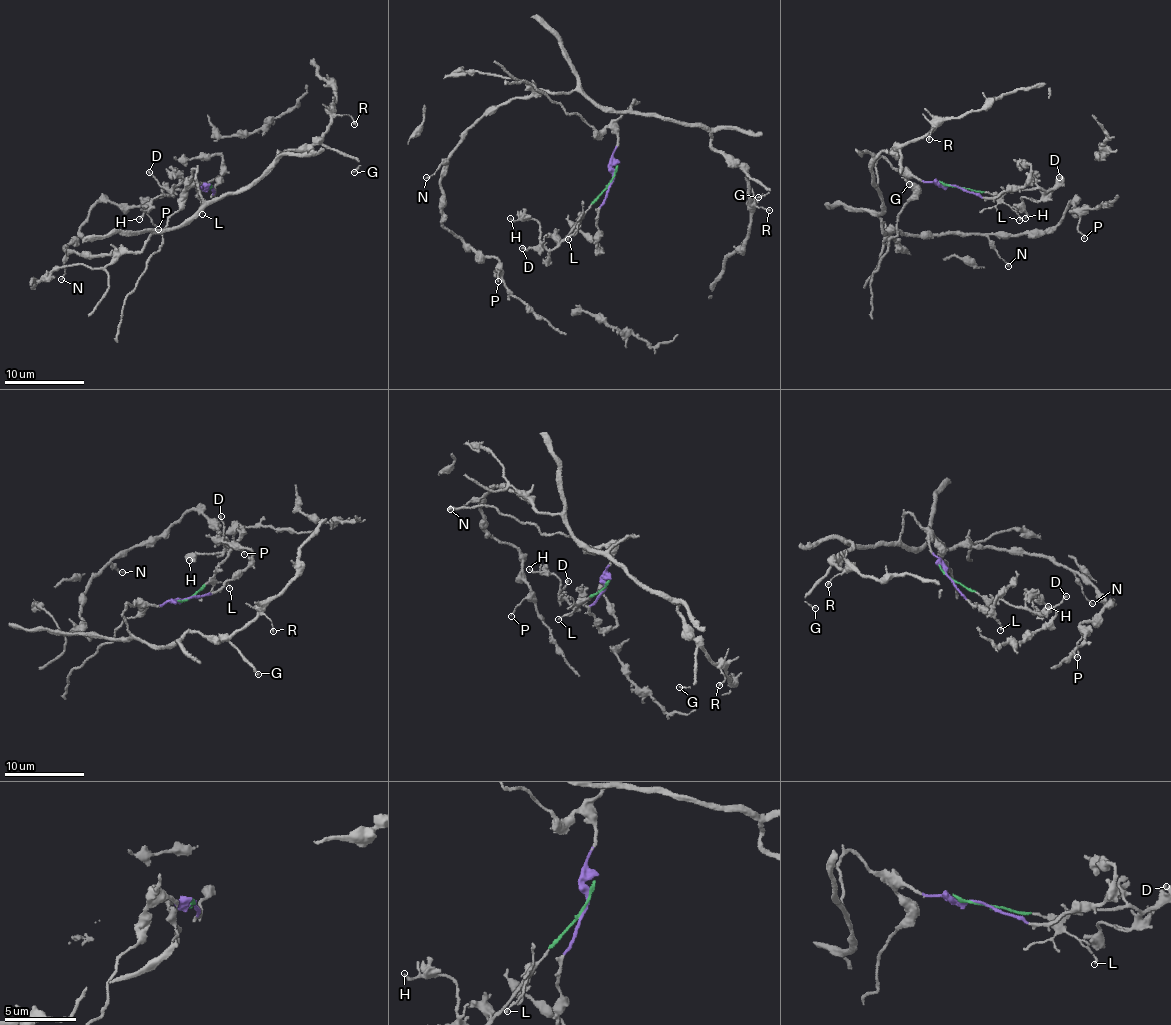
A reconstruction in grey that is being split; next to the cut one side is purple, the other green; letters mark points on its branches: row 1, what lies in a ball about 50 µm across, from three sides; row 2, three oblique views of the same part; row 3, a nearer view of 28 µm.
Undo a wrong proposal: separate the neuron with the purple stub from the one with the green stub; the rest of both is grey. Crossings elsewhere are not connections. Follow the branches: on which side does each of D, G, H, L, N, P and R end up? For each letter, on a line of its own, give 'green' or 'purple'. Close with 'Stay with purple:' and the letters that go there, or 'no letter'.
D: green
G: purple
H: green
L: green
N: purple
P: purple
R: purple
Stay with purple: G, N, P, R

